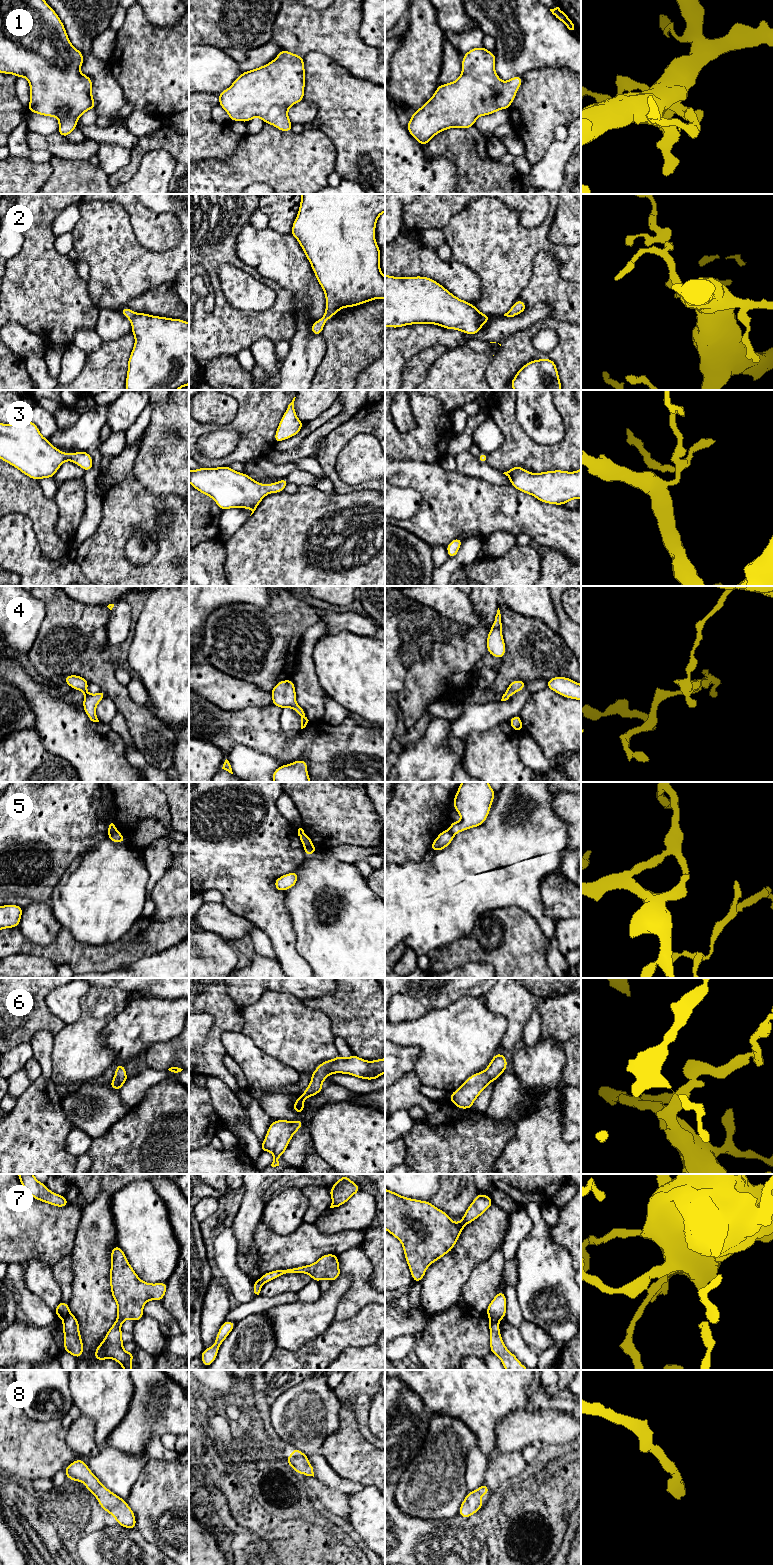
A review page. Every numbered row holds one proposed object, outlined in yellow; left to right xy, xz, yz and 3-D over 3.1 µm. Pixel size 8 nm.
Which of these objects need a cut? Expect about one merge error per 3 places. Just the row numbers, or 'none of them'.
5, 7

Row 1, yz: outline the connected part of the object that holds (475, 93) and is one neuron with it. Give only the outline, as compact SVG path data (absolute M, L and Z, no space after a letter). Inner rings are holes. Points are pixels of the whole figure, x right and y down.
M483 46L469 50L462 58L462 73L459 78L456 81L439 85L431 99L414 111L406 126L412 137L425 147L436 134L446 129L471 128L478 117L509 109L522 85L523 78L514 76L503 82L496 74L495 63L495 54Z

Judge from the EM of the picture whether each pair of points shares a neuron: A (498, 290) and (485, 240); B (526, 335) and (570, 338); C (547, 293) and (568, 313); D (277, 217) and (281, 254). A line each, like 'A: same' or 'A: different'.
A: same
B: same
C: same
D: different

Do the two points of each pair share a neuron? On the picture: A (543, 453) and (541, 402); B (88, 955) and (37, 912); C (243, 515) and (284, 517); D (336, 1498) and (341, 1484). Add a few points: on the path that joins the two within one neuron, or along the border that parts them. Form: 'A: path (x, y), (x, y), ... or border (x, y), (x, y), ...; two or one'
A: border (524, 430), (538, 444), (556, 444), (564, 435); two
B: border (60, 927), (55, 939), (51, 943), (42, 946); two
C: border (250, 516), (234, 534); two
D: border (318, 1479), (329, 1487), (347, 1494); two

